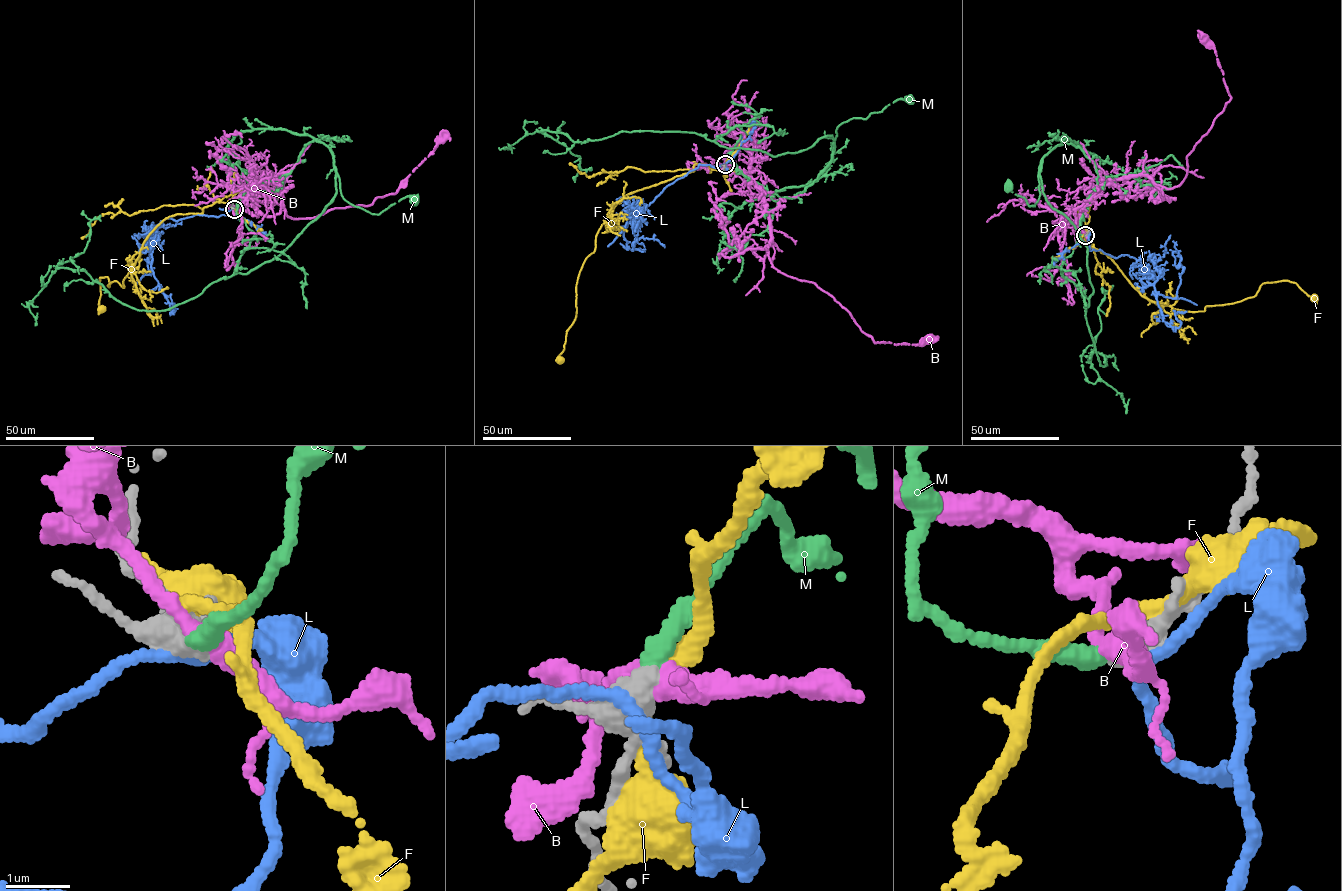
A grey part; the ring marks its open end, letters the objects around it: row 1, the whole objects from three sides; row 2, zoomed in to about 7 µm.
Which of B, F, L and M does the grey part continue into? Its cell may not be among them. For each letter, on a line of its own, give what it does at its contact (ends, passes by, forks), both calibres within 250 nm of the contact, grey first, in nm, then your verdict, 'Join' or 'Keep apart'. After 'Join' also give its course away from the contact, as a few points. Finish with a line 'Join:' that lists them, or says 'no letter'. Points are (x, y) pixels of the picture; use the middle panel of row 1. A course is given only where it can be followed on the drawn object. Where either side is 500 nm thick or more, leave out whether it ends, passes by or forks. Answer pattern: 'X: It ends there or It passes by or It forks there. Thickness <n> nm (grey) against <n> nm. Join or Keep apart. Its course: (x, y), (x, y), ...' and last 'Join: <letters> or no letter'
B: It passes by. Thickness 320 nm (grey) against 320 nm. Keep apart
F: It passes by. Thickness 300 nm (grey) against 360 nm. Keep apart
L: It passes by. Thickness 360 nm (grey) against 180 nm. Keep apart
M: It ends there. Thickness 320 nm (grey) against 300 nm. Join. Its course: (725, 164), (728, 160), (770, 193), (793, 198), (826, 167), (837, 127), (908, 101)
Join: M

